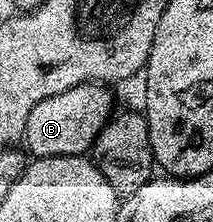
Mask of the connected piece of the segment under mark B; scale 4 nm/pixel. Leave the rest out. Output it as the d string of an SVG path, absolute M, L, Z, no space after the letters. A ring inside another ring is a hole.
M80 83L73 89L34 105L24 130L23 140L27 152L35 158L87 154L113 114L112 95L109 91L103 84Z

